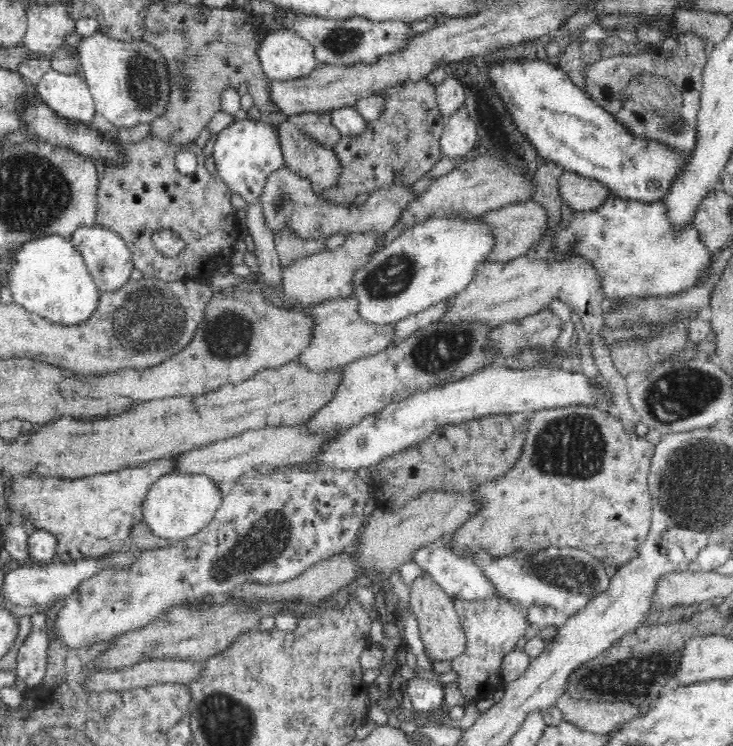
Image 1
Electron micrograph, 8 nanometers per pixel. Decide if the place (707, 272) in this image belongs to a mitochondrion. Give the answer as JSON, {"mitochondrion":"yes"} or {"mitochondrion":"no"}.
{"mitochondrion":"no"}

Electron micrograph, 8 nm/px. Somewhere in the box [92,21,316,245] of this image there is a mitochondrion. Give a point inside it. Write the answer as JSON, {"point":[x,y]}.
{"point":[145,79]}

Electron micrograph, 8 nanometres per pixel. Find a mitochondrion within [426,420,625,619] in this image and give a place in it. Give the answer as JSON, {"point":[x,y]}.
{"point":[563,571]}

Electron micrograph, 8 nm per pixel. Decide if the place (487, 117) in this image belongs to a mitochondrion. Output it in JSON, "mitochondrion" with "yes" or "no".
{"mitochondrion":"yes"}

